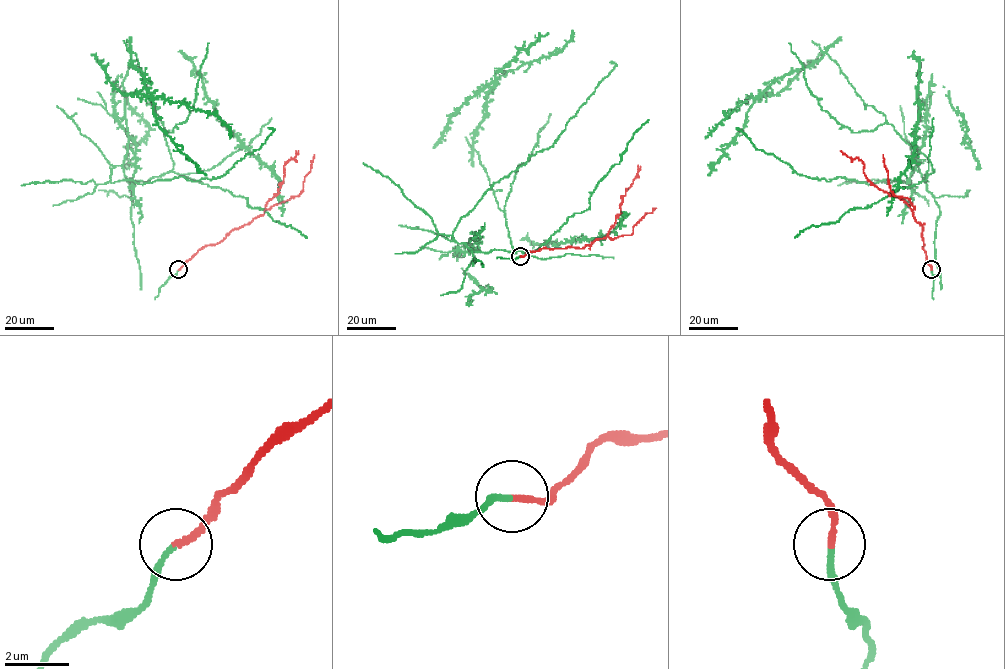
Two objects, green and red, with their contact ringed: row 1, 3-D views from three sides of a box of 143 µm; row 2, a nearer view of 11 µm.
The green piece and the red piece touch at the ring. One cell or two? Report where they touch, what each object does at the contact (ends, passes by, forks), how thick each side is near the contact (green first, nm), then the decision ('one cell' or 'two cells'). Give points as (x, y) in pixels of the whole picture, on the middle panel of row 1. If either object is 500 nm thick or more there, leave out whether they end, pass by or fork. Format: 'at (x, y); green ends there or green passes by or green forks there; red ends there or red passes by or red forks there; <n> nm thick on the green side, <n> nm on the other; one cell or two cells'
at (520, 256); green ends there; red ends there; 180 nm thick on the green side, 200 nm on the other; one cell

